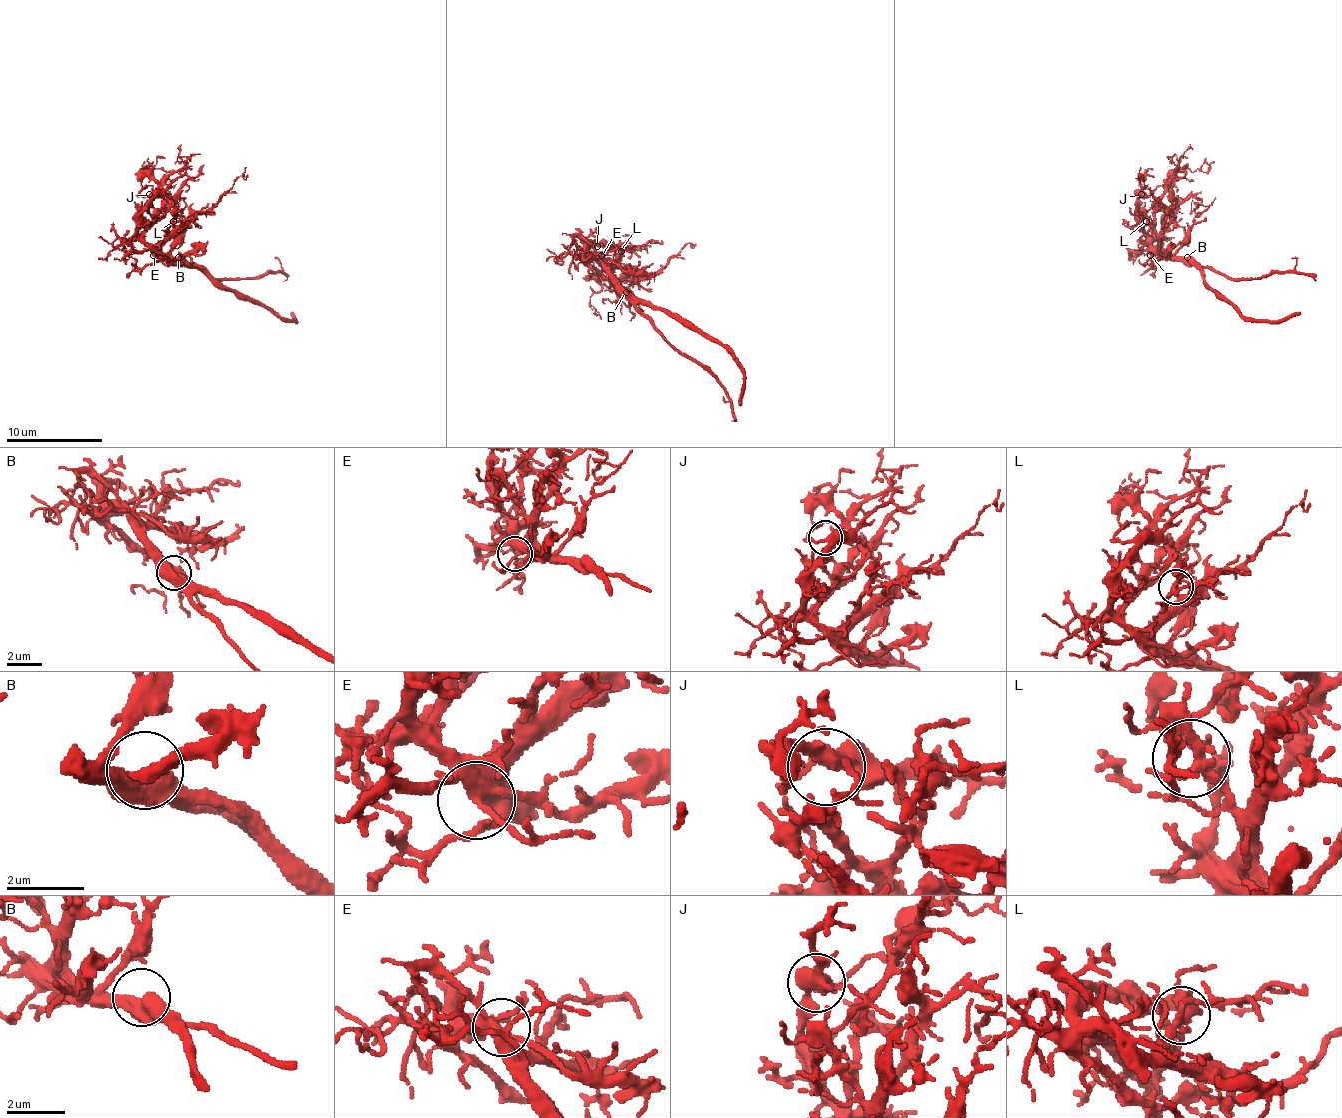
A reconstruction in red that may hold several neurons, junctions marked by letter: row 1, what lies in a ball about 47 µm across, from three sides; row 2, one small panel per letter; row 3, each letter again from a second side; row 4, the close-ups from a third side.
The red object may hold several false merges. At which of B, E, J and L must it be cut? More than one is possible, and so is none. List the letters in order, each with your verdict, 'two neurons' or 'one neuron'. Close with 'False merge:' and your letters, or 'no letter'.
B: one neuron
E: one neuron
J: one neuron
L: one neuron
False merge: no letter

